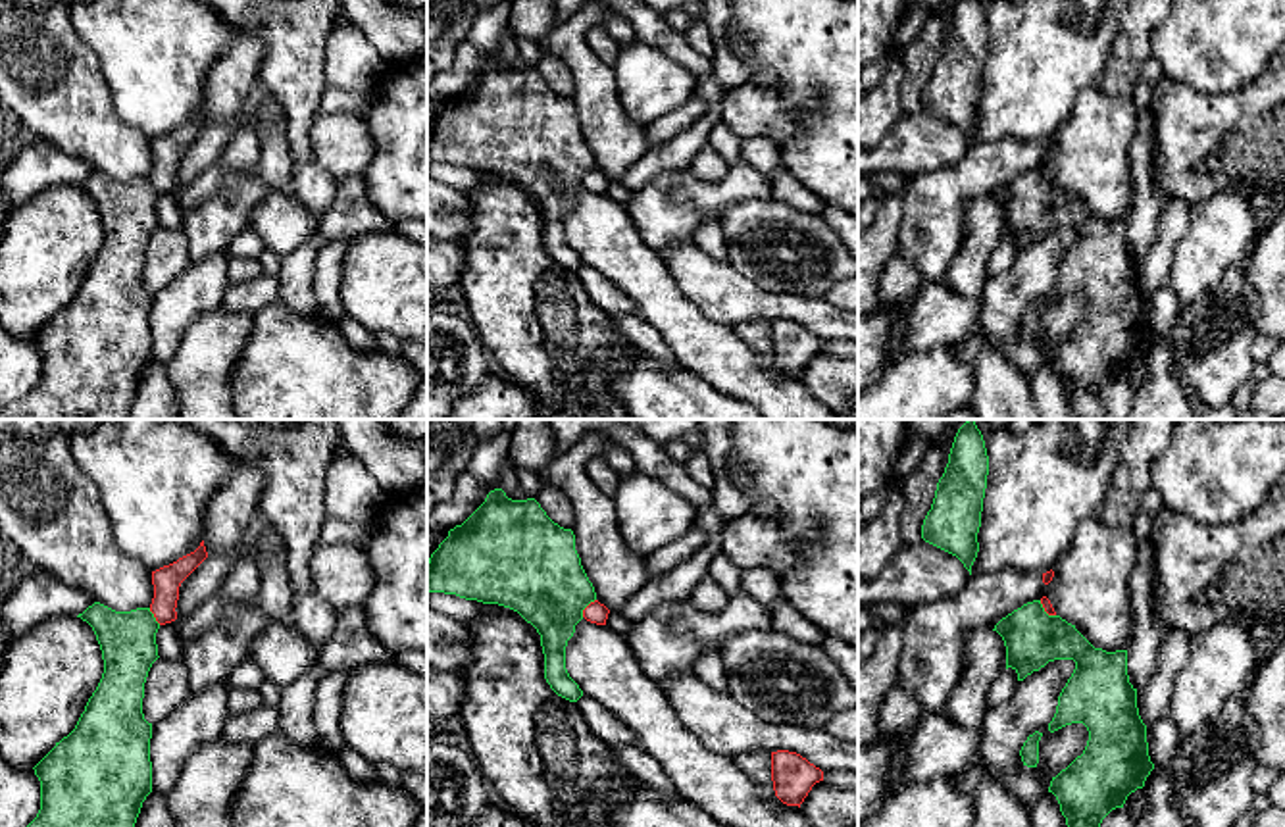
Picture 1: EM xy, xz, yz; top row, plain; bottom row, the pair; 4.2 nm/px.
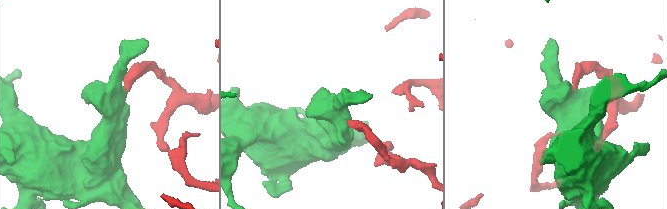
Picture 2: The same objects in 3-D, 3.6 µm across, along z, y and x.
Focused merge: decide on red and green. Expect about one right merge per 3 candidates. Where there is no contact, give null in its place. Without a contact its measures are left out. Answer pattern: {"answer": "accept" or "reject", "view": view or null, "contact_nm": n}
{"answer": "reject", "view": "xz", "contact_nm": 100}

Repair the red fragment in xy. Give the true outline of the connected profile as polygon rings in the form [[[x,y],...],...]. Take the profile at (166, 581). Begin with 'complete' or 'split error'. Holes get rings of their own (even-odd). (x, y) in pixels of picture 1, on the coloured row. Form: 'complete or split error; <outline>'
complete; [[[204,540],[200,546],[177,562],[152,571],[154,598],[150,612],[160,625],[177,619],[177,600],[181,583],[208,558]]]

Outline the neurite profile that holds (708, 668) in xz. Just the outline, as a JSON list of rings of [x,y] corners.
[[[708,650],[696,660],[693,673],[714,690],[727,690],[727,675],[719,650]]]

